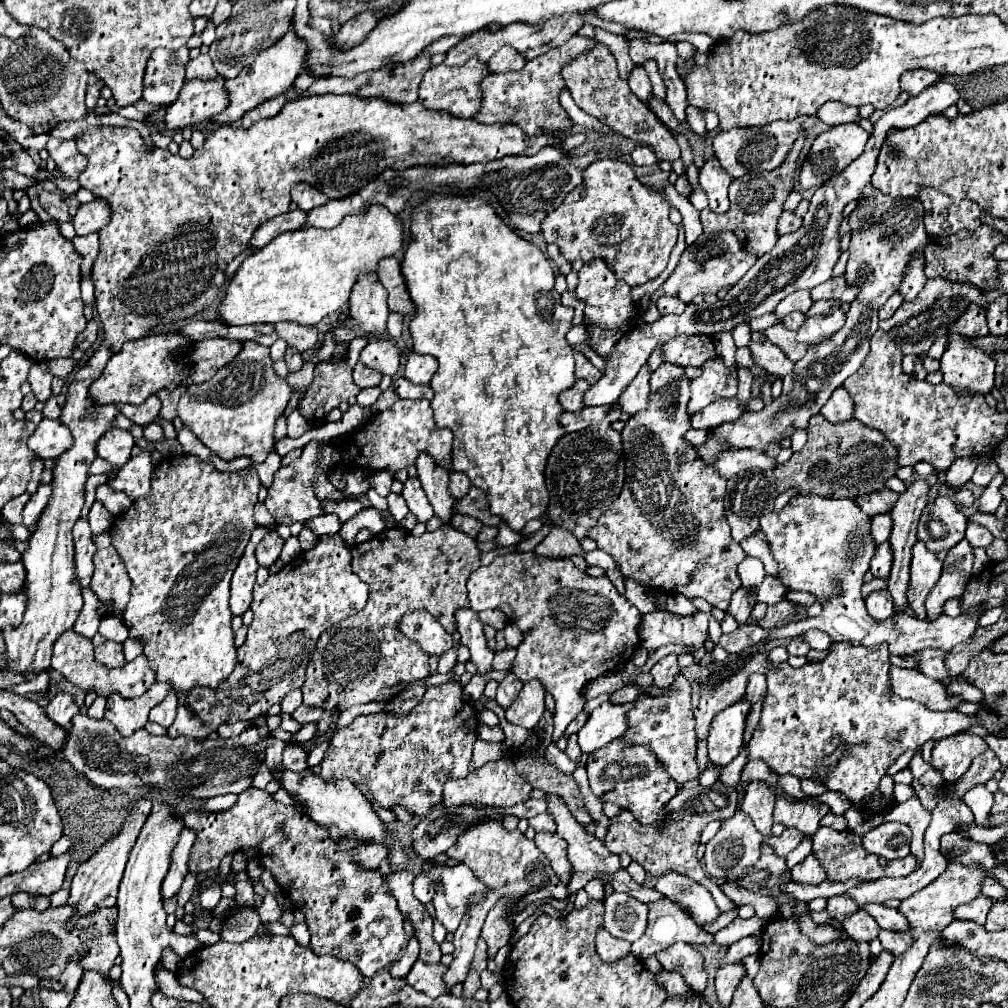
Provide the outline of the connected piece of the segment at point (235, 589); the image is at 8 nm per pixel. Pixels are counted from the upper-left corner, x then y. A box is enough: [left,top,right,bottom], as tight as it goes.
[231,526,275,616]

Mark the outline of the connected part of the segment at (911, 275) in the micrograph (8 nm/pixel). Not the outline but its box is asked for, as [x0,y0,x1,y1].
[899,254,927,302]

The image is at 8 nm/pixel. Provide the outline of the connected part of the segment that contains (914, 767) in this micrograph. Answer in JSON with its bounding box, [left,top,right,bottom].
[909,751,932,778]

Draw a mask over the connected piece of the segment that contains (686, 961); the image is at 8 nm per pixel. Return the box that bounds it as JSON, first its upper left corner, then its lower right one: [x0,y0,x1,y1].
[655,942,707,994]

